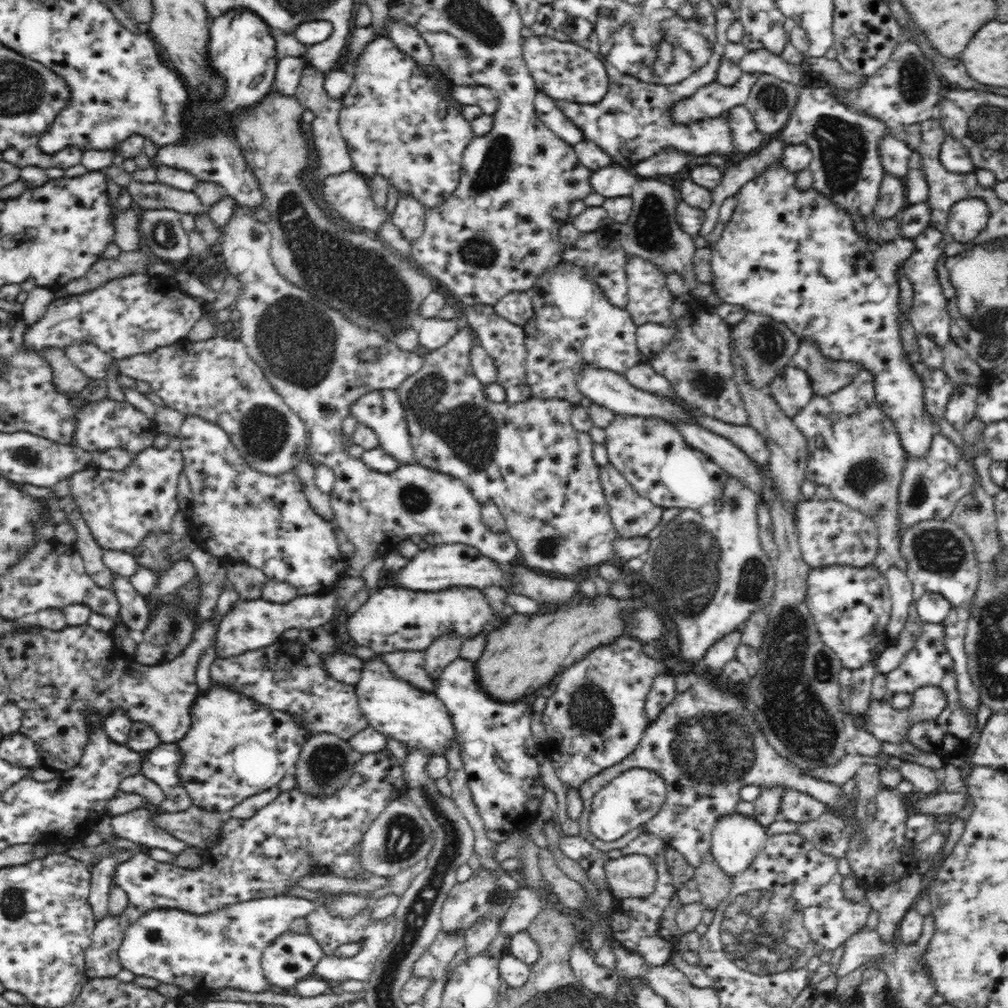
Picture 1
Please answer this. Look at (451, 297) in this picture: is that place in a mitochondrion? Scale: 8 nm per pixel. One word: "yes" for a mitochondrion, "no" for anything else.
no

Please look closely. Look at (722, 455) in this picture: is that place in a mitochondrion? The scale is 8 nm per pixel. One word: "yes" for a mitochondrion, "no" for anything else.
no

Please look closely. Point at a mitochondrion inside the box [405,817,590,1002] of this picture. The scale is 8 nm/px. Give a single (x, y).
(497, 895)

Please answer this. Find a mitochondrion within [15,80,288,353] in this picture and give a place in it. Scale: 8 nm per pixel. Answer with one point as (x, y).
(164, 234)

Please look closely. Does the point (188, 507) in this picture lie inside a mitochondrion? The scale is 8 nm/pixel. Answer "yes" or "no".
no

